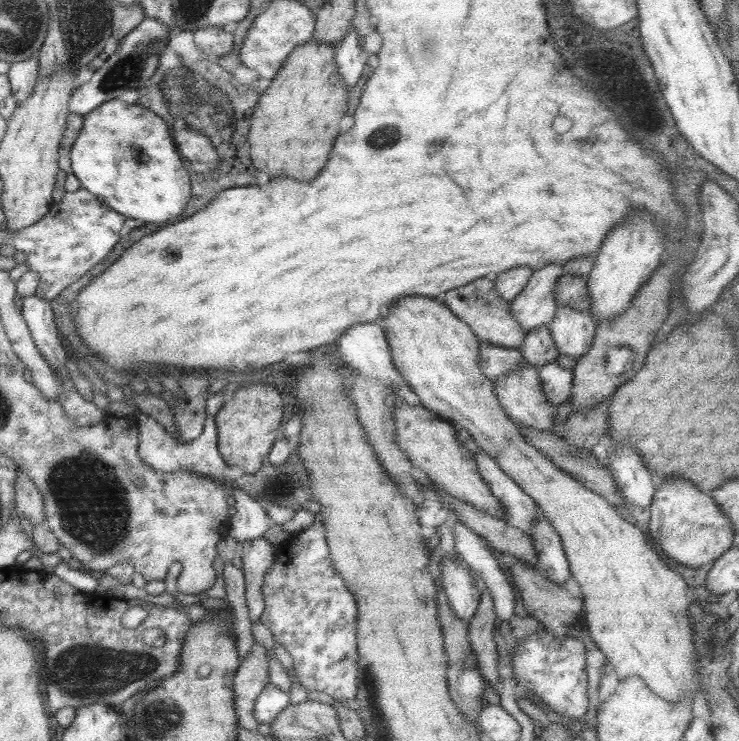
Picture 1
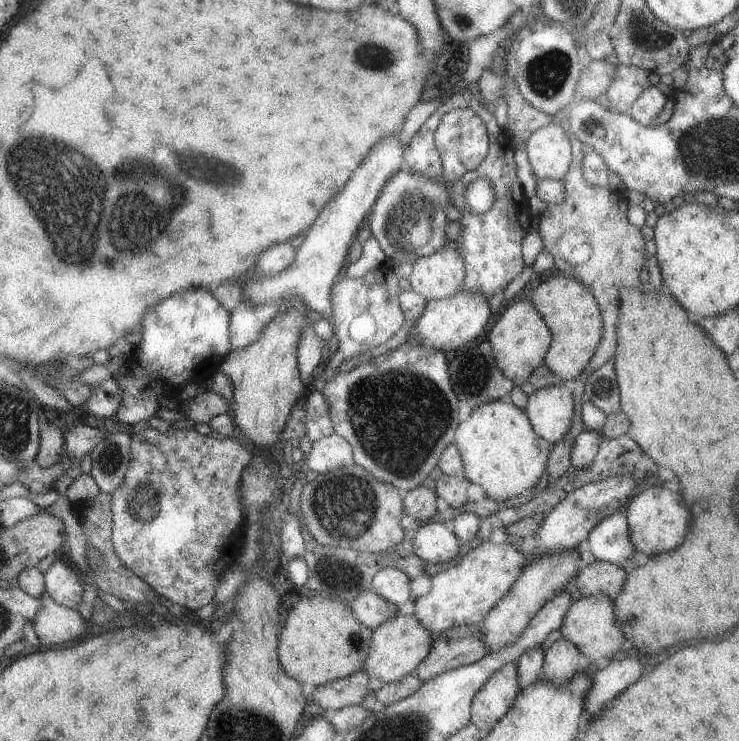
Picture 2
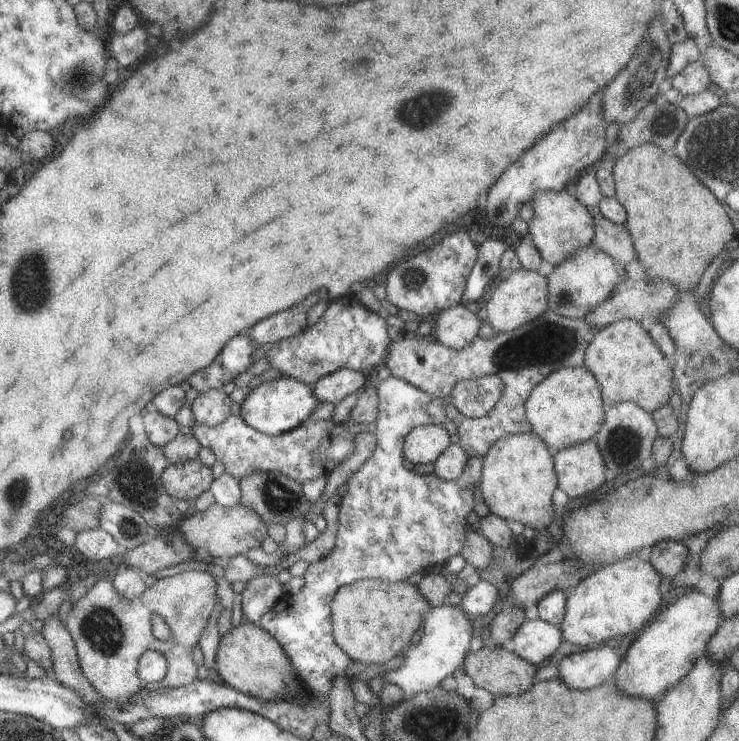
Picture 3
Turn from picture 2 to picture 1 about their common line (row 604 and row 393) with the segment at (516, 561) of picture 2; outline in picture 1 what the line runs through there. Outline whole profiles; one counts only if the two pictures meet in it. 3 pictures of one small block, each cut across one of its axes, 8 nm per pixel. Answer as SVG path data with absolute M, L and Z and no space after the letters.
M402 296L395 299L394 303L391 303L389 309L386 310L385 316L381 318L381 325L383 325L383 333L387 339L389 345L389 354L391 357L394 370L405 379L409 388L413 391L413 394L417 396L420 405L426 408L428 411L435 413L439 418L447 420L448 422L454 422L463 430L467 431L469 438L483 451L487 456L491 457L495 461L495 465L499 467L527 496L530 496L534 503L538 506L540 514L544 519L553 527L553 530L559 535L560 543L568 562L568 569L570 570L573 580L579 584L579 590L581 591L582 600L582 618L581 624L585 625L585 628L589 630L589 636L595 644L597 651L601 653L601 662L599 666L611 666L617 681L621 681L629 676L637 676L643 685L647 686L647 689L653 695L667 701L667 703L673 705L673 703L679 703L683 699L694 699L698 697L704 700L705 692L699 687L697 683L697 658L698 654L695 652L694 644L692 641L692 618L688 614L688 608L692 599L687 597L685 590L687 590L686 582L676 572L673 572L669 566L665 566L657 552L653 552L653 548L647 544L647 537L642 527L638 526L632 518L624 518L622 515L617 514L615 507L611 506L604 498L593 494L590 490L587 490L580 482L577 482L574 478L571 478L568 474L565 474L562 470L557 469L551 462L547 461L544 454L541 454L538 450L535 450L530 444L525 442L525 439L520 434L517 423L513 422L503 412L501 406L499 406L498 400L495 398L494 384L491 379L485 378L480 373L478 365L478 338L474 335L474 331L467 328L465 324L459 318L456 318L452 312L447 308L447 305L443 302L435 302L433 298L425 298L425 296Z

